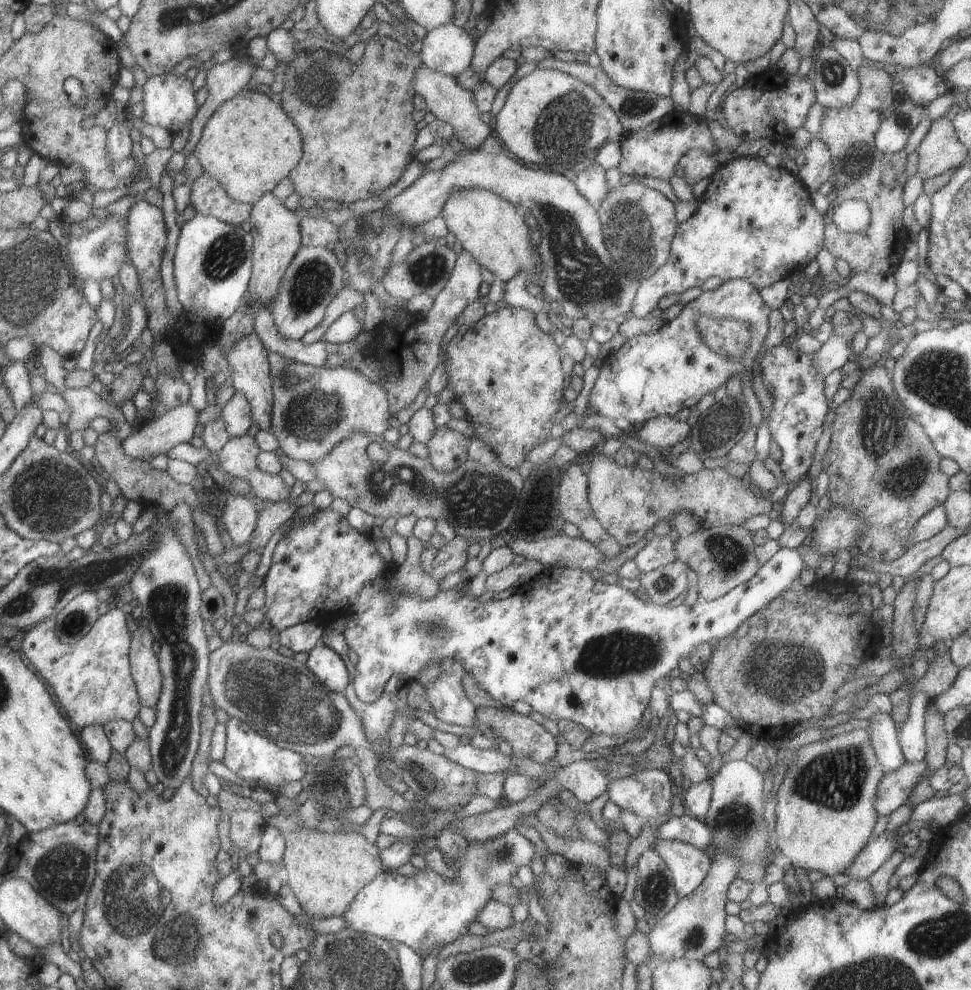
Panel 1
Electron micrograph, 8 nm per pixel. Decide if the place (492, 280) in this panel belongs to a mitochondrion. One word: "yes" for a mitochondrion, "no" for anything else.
no

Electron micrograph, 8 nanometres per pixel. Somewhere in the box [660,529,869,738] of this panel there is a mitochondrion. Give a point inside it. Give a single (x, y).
(782, 671)

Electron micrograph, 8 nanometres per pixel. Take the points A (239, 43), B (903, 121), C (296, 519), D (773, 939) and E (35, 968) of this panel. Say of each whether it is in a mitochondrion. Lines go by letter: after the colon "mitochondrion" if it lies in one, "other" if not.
A: other
B: other
C: other
D: other
E: other

